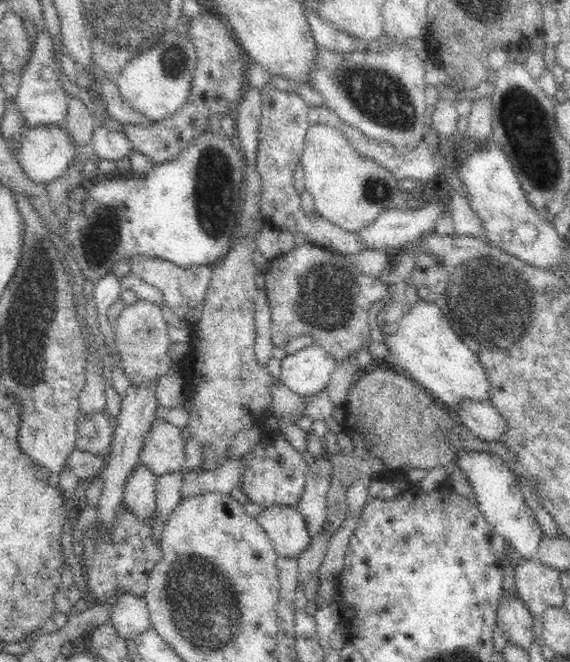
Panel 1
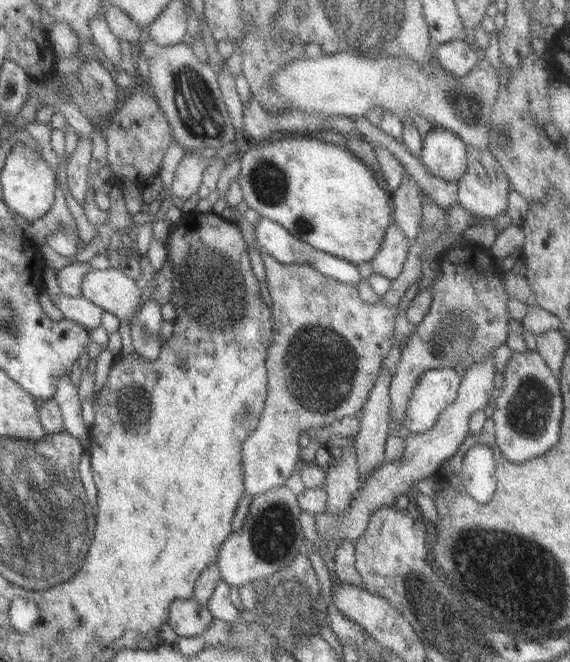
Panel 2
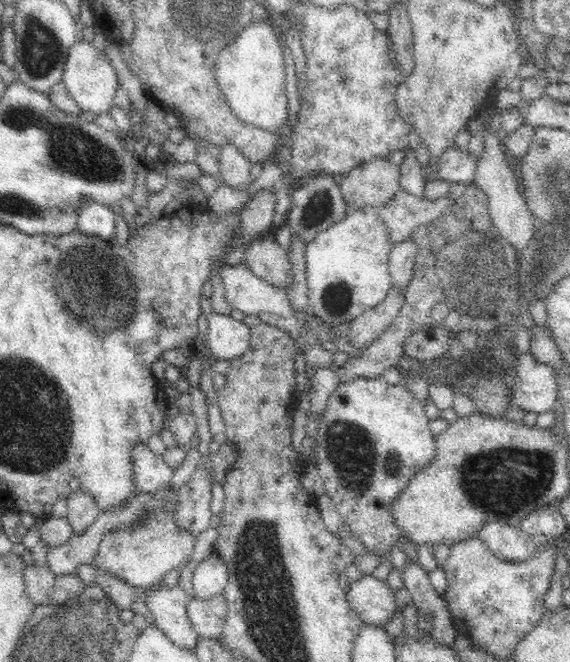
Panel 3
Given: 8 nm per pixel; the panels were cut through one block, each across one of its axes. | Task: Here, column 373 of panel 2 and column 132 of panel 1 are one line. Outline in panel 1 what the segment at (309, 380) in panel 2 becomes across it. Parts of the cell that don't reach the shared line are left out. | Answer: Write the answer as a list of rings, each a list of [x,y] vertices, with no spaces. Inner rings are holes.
[[[138,300],[130,306],[124,306],[124,312],[114,322],[116,328],[116,348],[124,364],[124,376],[132,384],[146,384],[150,380],[160,380],[174,366],[168,358],[170,340],[168,340],[168,322],[162,316],[162,306],[156,306],[150,300]]]

